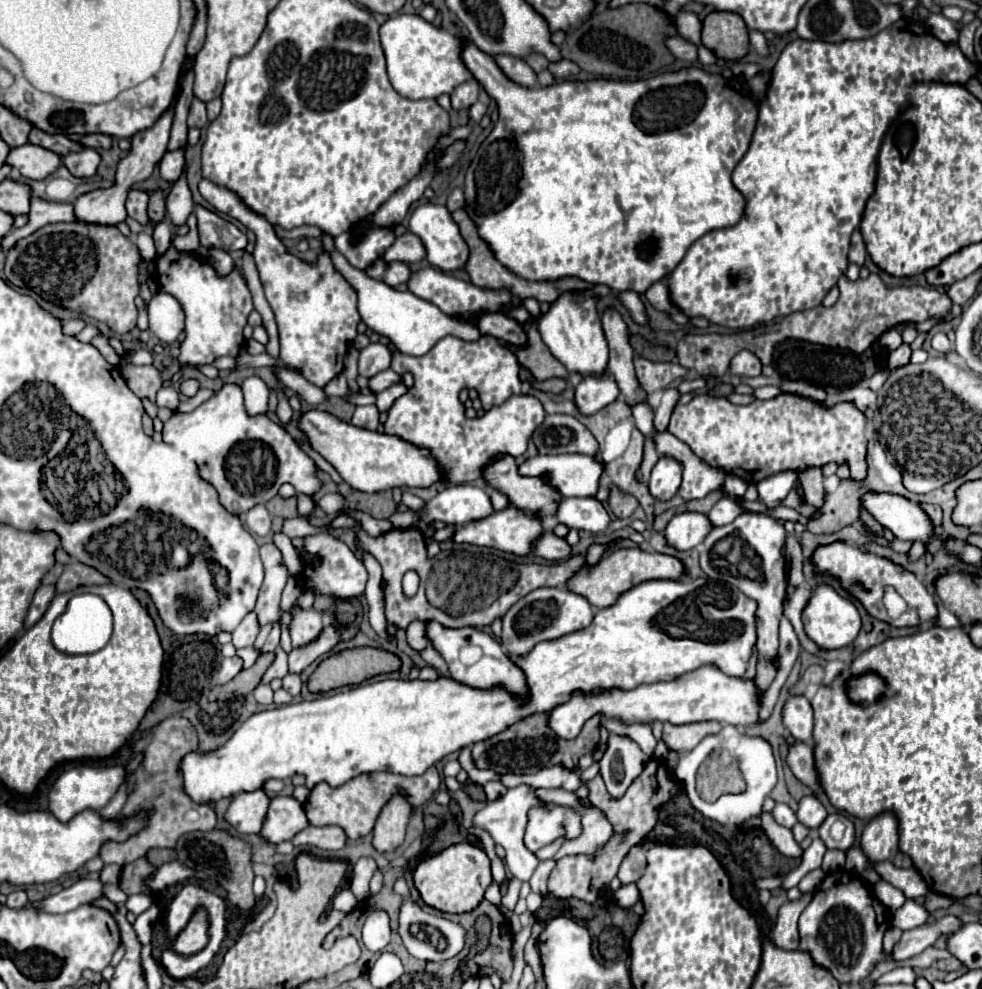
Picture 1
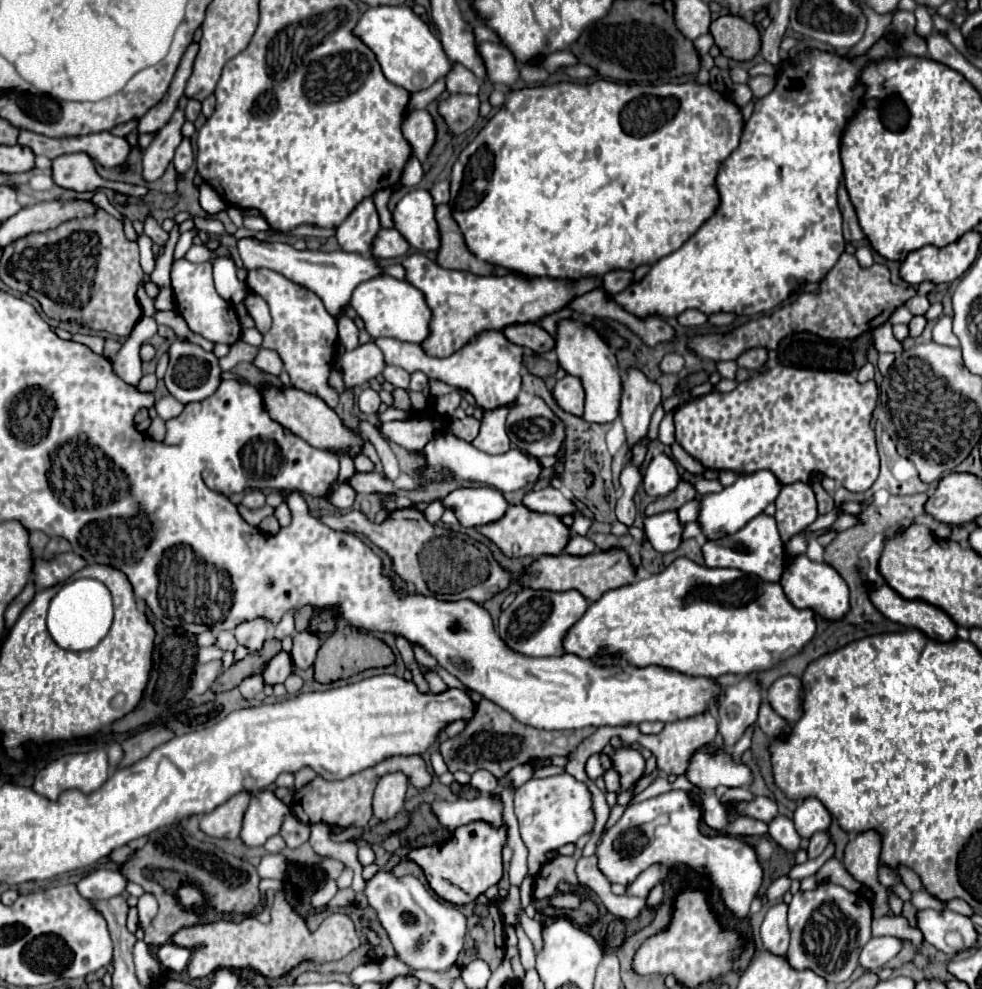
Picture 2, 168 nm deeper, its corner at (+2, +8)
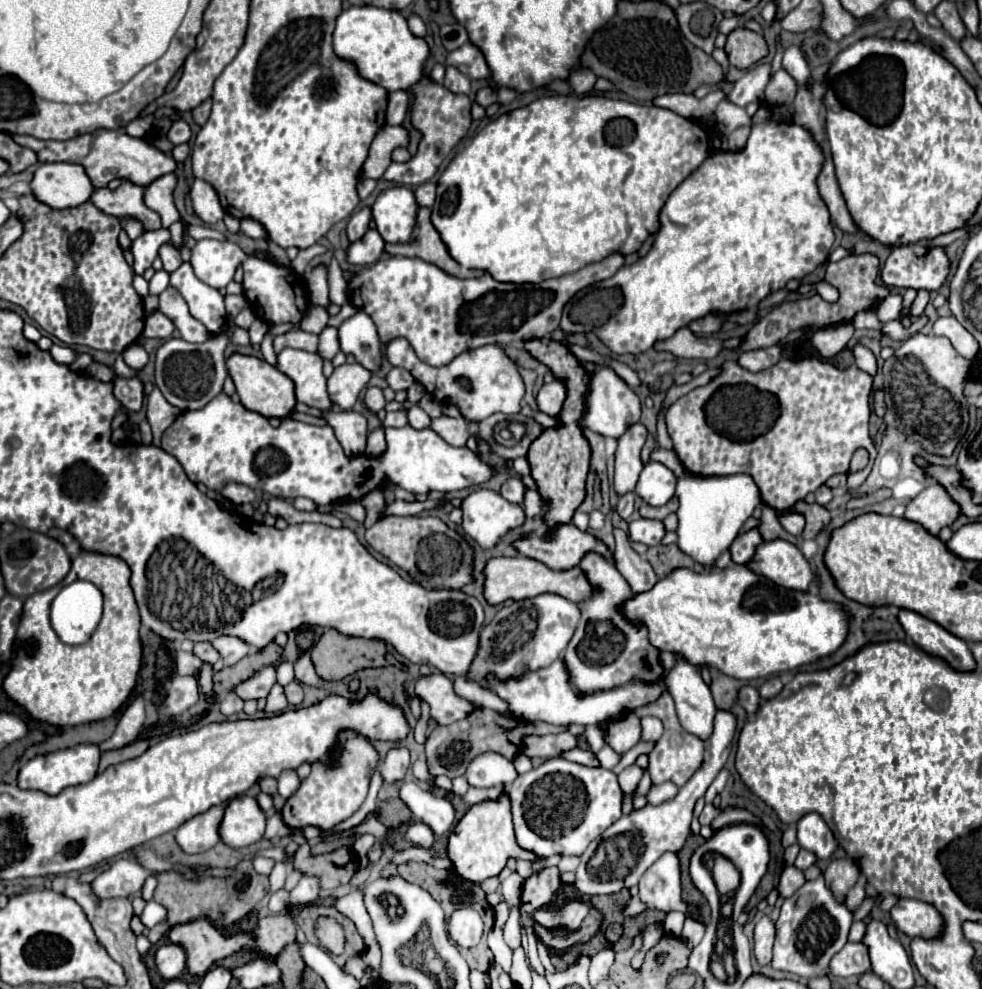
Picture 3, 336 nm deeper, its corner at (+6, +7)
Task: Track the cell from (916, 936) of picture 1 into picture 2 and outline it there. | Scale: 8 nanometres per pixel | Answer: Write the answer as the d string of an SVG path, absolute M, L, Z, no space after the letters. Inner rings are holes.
M873 937L861 951L861 965L869 971L879 971L903 949L903 941L897 937Z

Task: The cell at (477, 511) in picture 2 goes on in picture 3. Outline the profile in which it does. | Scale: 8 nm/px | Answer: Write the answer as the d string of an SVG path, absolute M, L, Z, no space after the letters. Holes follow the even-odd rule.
M475 490L463 500L461 510L465 534L481 548L497 546L507 532L525 522L523 508L493 490Z

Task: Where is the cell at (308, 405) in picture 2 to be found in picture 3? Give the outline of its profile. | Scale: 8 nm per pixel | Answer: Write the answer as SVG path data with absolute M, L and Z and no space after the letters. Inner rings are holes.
M233 352L227 358L227 370L229 370L231 380L235 382L237 394L245 408L249 408L265 418L285 418L287 414L293 412L293 406L295 406L293 382L289 380L289 376L279 372L275 366L267 364L263 358Z

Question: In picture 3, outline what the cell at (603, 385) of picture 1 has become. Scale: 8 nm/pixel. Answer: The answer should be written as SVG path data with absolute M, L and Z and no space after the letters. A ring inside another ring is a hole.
M553 380L551 384L543 384L537 394L537 408L549 416L557 416L565 402L565 384L561 380Z

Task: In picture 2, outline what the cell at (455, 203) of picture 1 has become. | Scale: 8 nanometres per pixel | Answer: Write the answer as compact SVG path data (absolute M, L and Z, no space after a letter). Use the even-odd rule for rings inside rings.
M439 181L439 183L435 183L435 185L429 189L429 193L433 195L433 199L435 199L437 205L439 205L439 203L449 203L449 181Z

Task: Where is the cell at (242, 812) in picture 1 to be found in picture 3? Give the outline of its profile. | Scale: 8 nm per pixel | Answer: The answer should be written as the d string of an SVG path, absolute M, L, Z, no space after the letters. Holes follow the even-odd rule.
M225 804L213 806L207 812L193 816L175 830L175 842L185 854L201 854L213 848L221 838L217 836L217 824L221 822L221 812Z

